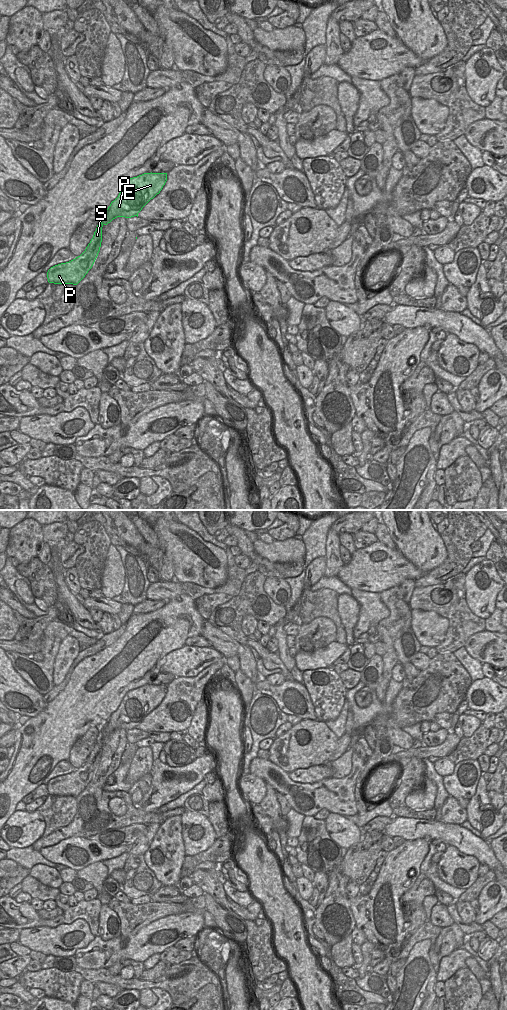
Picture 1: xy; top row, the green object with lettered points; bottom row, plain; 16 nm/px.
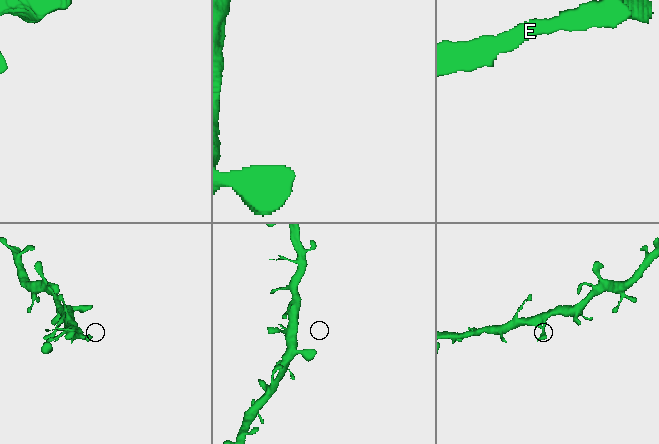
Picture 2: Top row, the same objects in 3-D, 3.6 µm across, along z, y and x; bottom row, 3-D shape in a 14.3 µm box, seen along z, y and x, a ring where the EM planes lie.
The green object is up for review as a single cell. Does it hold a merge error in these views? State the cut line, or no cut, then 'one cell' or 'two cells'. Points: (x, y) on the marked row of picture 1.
no cut | one cell

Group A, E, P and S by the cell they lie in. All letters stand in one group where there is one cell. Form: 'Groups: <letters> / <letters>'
Groups: A E P S

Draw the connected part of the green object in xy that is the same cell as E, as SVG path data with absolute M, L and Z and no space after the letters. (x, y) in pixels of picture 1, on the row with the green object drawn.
M144 173L130 178L118 197L111 202L102 221L98 223L93 238L85 251L75 259L55 265L47 272L49 283L77 285L92 268L102 242L102 227L117 217L138 217L142 208L160 193L167 181L167 173Z

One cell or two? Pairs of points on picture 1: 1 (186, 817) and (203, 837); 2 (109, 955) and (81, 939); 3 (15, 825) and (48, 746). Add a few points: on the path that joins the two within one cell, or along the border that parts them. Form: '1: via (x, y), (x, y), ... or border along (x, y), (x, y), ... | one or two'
1: via (192, 822), (197, 825), (198, 834) | one
2: border along (95, 936), (85, 947), (78, 948), (73, 955) | two
3: border along (15, 810), (10, 816) | two

